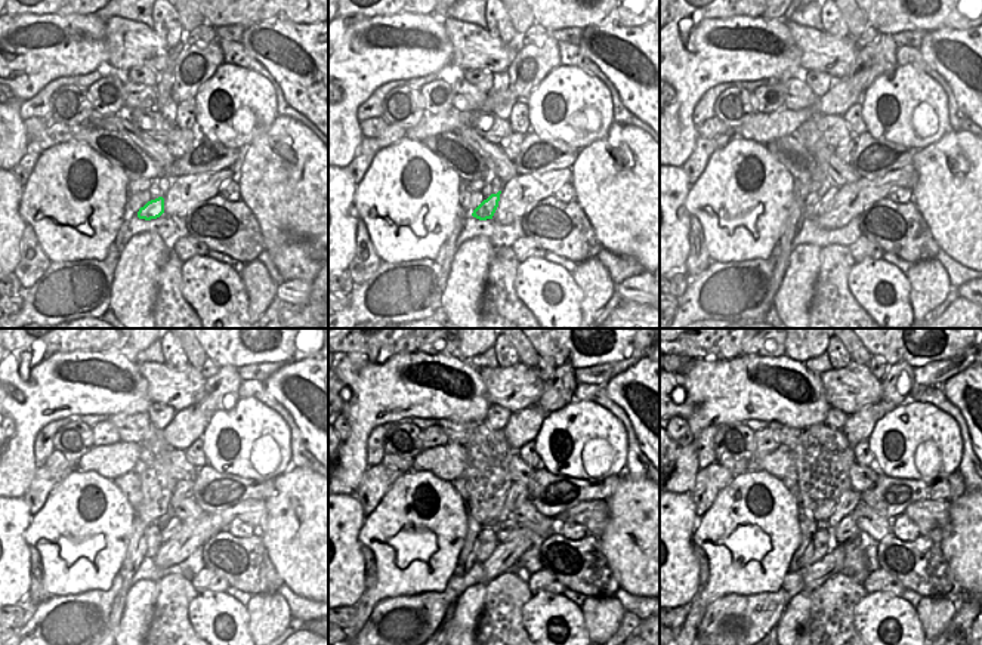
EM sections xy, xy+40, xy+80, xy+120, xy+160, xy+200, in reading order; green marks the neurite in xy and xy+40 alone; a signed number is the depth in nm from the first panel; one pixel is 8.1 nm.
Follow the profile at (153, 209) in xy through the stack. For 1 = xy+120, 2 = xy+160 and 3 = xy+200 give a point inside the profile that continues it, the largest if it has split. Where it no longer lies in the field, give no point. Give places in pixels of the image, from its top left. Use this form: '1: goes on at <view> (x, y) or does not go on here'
1: goes on at xy+120 (173, 524)
2: goes on at xy+160 (508, 525)
3: goes on at xy+200 (846, 530)

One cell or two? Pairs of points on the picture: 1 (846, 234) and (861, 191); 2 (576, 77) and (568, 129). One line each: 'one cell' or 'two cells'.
1: two cells
2: one cell

